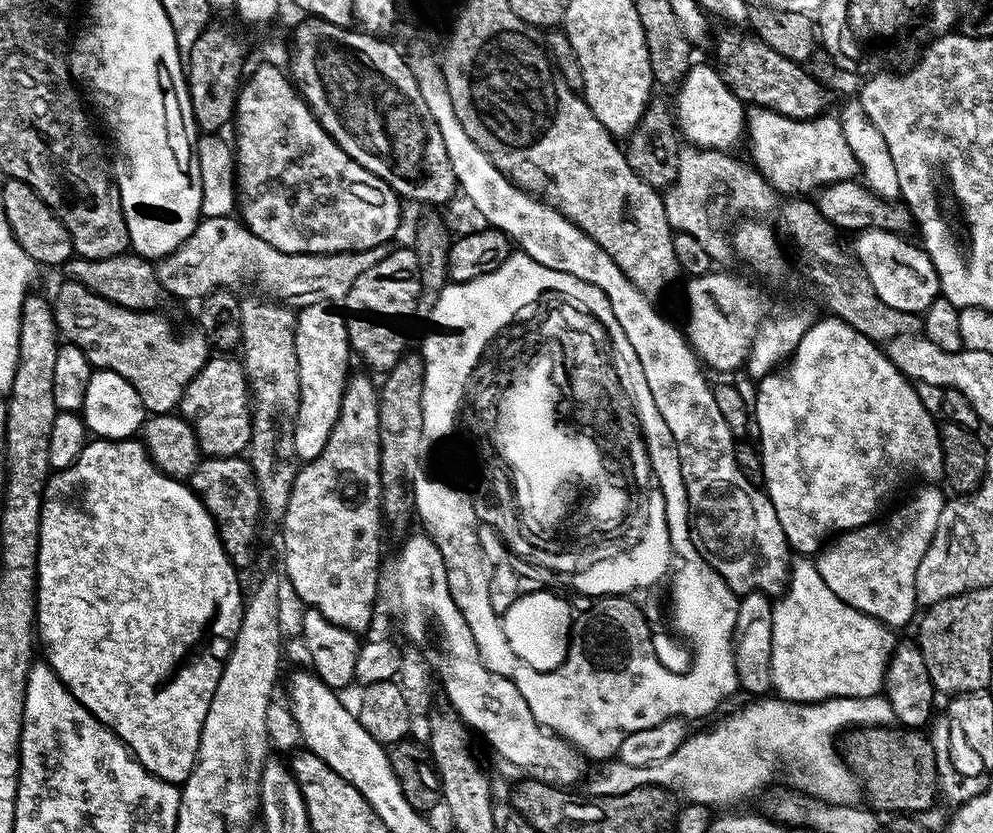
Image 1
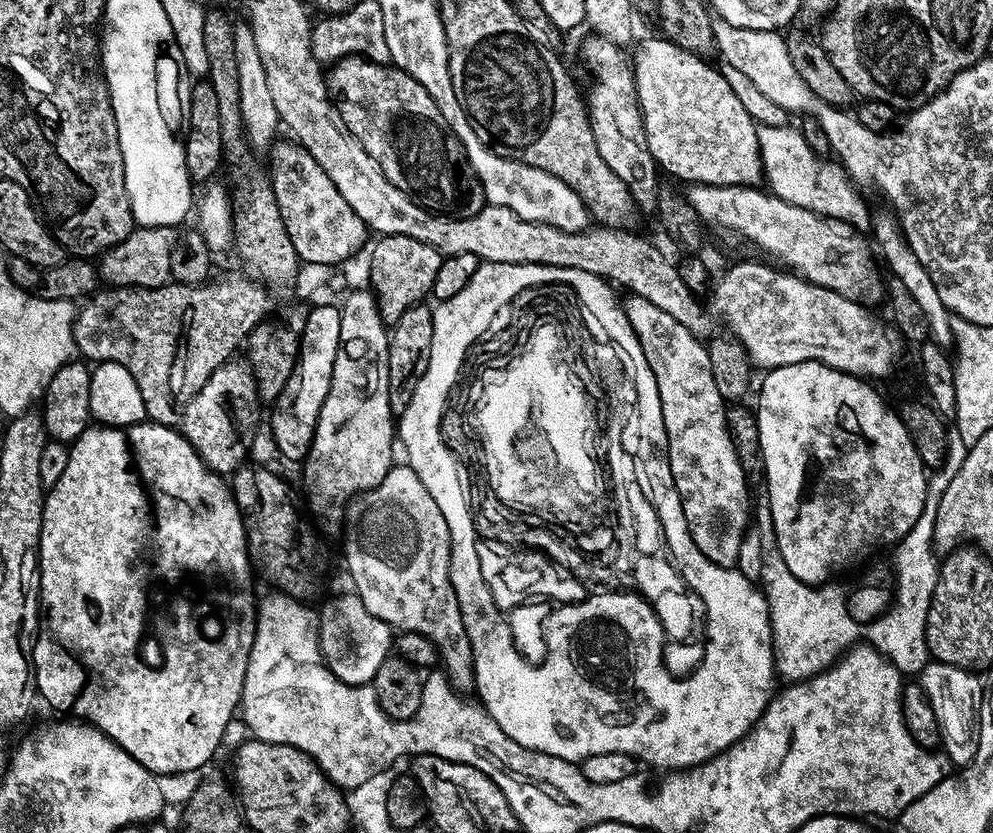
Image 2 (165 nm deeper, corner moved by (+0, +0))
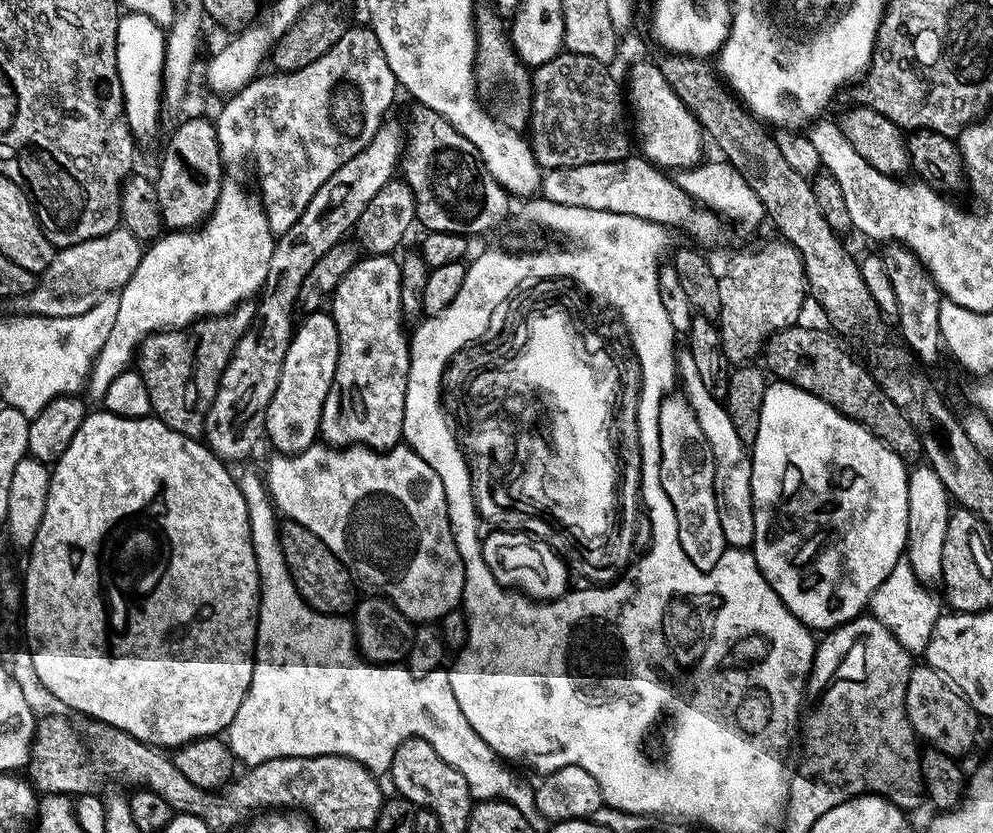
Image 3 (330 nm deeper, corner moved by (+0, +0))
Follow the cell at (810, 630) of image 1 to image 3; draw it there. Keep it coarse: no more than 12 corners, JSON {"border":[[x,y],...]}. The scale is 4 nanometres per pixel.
{"border":[[907,562],[874,590],[870,614],[923,653],[941,597]]}

